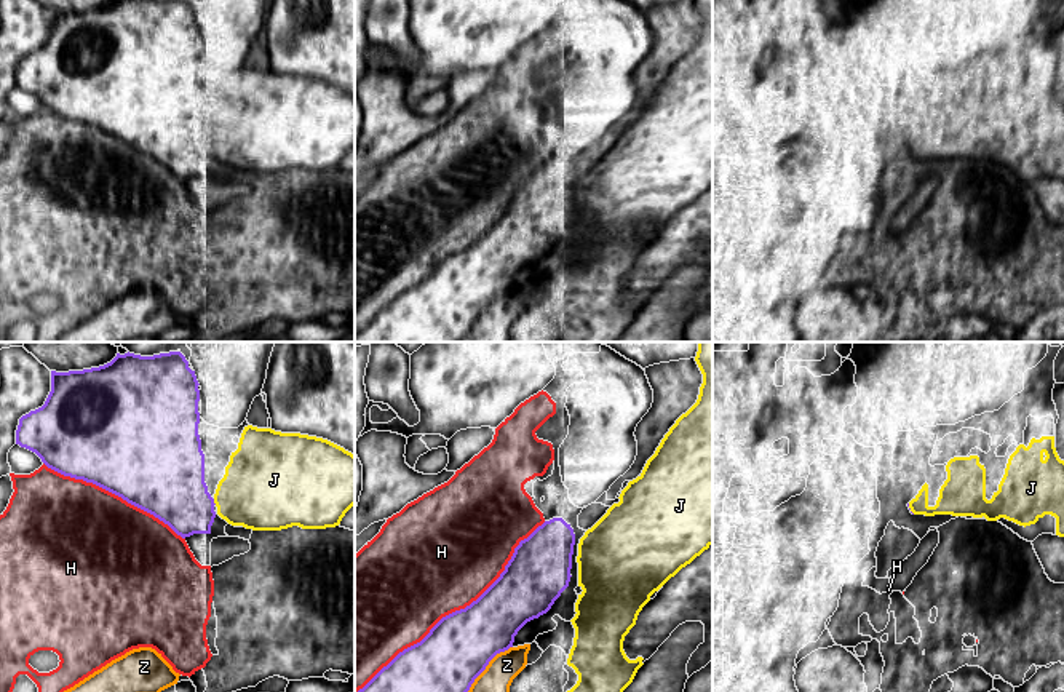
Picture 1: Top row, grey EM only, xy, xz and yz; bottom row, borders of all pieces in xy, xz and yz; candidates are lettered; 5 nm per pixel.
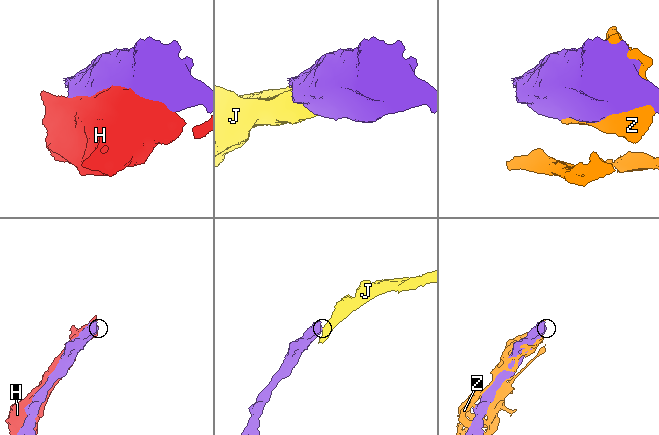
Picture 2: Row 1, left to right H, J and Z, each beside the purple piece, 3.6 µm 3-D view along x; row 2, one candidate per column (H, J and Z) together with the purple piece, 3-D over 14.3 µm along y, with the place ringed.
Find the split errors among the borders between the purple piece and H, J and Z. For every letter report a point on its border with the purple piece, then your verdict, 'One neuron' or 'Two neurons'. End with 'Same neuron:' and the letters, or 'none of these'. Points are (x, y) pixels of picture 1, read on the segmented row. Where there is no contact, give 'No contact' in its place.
H: Touches purple at xz (457, 611). Two neurons
J: Touches purple at xy (213, 502). One neuron
Z: Touches purple at xz (488, 664). Two neurons
Same neuron: J

